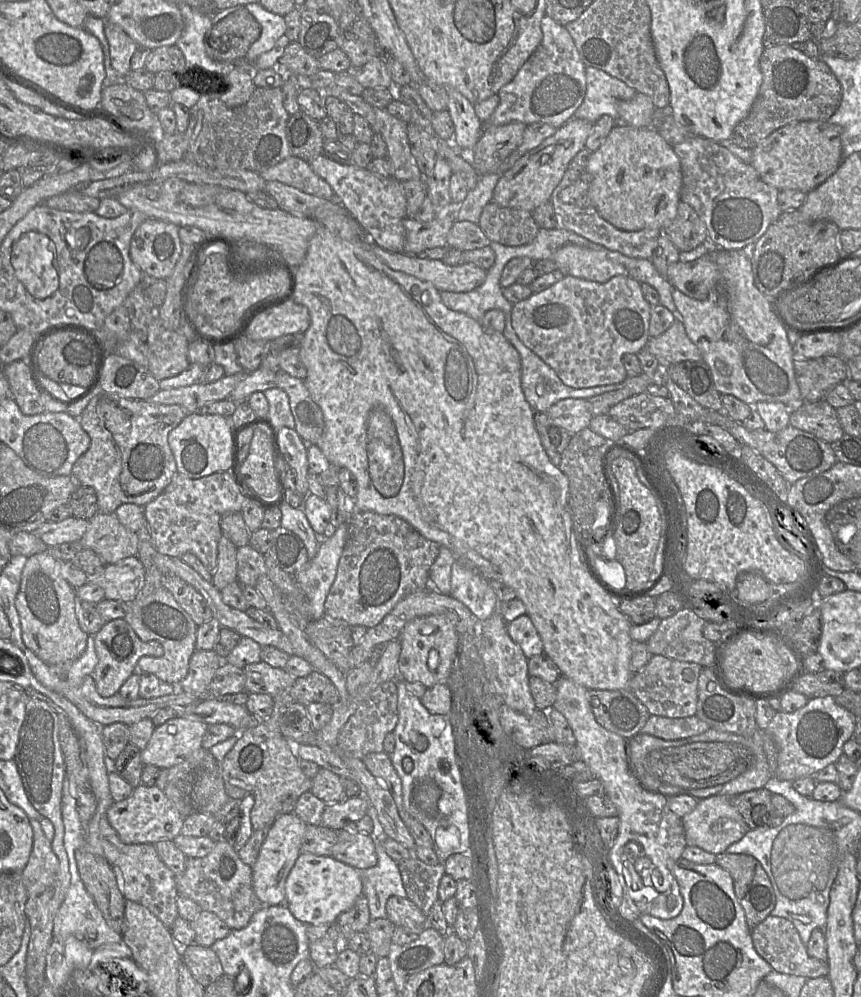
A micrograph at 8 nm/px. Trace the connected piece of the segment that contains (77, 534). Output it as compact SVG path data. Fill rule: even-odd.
M69 517L63 521L47 521L33 531L49 548L63 543L80 541L88 527L88 520Z

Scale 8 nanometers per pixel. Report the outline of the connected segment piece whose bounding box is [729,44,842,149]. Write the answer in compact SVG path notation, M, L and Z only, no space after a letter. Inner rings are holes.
M792 45L766 47L760 58L763 80L747 114L734 128L730 143L752 149L775 130L793 122L827 121L842 98L841 84L820 59L813 59Z

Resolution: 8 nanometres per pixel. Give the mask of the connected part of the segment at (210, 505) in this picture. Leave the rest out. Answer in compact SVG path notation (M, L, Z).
M228 470L197 479L177 473L163 492L144 506L144 516L159 553L179 558L192 553L210 572L214 572L218 564L218 542L222 536L221 518L225 513L241 512L247 500Z

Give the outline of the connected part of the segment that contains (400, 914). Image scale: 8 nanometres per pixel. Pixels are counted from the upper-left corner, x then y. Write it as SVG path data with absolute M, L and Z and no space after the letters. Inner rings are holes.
M391 896L386 903L386 917L395 925L418 934L428 926L428 917L407 897Z

